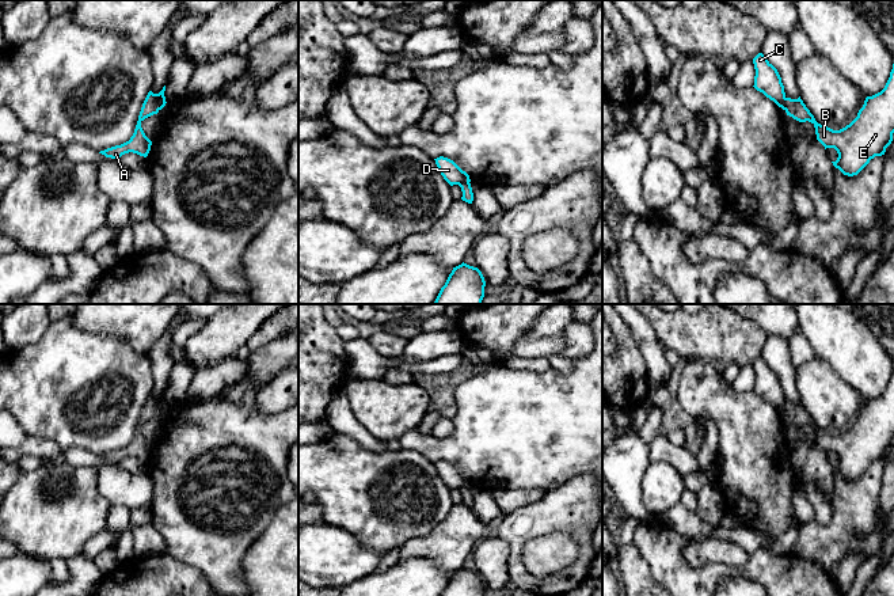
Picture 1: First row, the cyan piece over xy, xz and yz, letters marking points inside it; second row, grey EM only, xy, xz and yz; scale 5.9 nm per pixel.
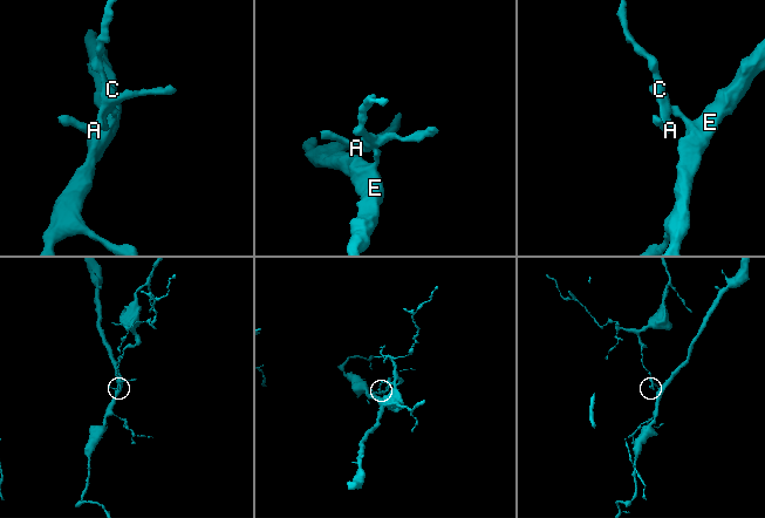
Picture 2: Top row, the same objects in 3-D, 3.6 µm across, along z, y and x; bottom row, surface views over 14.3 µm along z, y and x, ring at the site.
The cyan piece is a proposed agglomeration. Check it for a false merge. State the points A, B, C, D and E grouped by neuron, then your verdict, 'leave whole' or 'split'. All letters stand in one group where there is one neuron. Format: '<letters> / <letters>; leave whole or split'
A C D / B E; split

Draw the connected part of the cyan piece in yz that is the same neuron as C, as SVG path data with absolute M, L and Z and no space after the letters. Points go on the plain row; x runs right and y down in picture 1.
M758 357L753 362L753 368L756 373L753 391L773 405L779 411L785 414L785 396L777 373L765 362L762 357Z

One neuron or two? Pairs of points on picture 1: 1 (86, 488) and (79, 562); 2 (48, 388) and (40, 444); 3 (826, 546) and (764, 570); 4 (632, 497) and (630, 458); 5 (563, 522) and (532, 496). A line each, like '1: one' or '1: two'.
1: two
2: two
3: two
4: one
5: two

